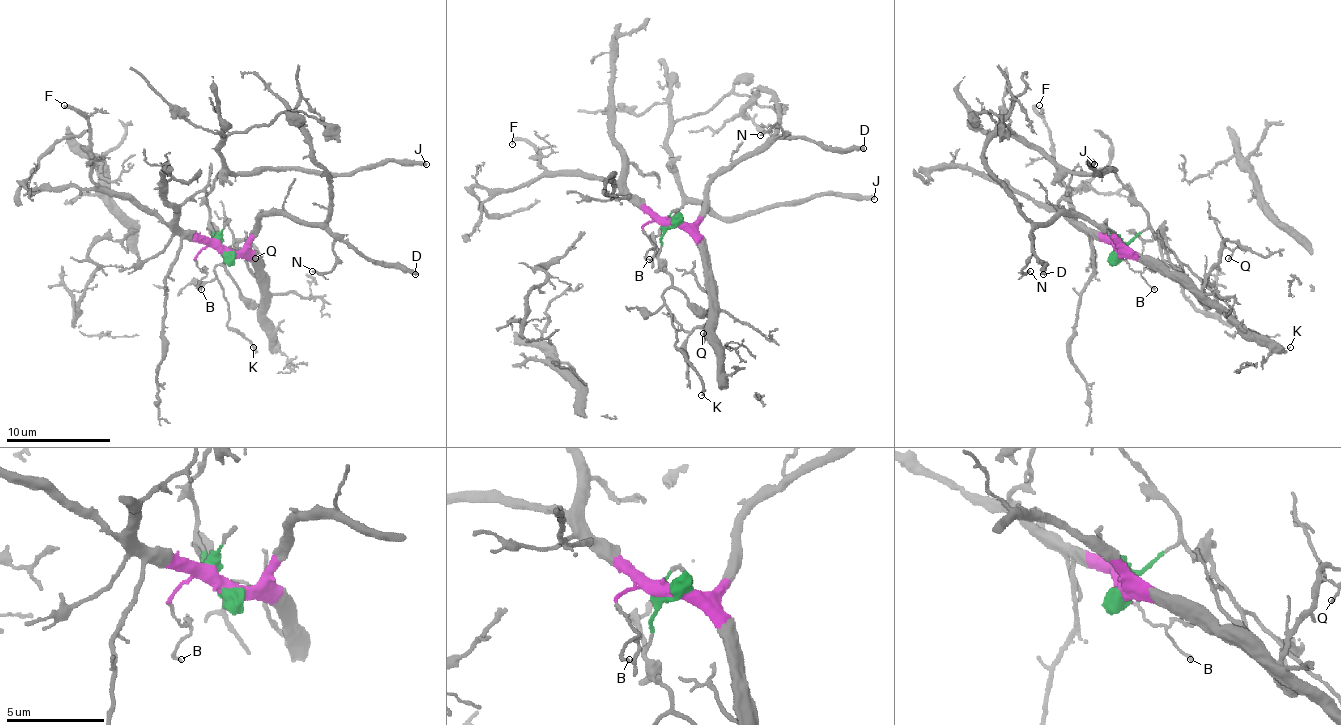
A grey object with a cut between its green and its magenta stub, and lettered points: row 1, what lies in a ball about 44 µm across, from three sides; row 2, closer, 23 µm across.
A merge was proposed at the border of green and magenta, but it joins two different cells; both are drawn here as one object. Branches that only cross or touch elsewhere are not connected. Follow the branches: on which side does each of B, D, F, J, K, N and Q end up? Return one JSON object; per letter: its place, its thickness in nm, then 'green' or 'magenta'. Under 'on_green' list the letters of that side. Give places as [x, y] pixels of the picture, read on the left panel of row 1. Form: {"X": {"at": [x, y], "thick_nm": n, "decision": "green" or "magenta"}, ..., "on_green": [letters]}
{"B": {"at": [201, 289], "thick_nm": 140, "decision": "magenta"}, "D": {"at": [415, 274], "thick_nm": 320, "decision": "magenta"}, "F": {"at": [64, 105], "thick_nm": 200, "decision": "magenta"}, "J": {"at": [426, 164], "thick_nm": 300, "decision": "green"}, "K": {"at": [253, 347], "thick_nm": 150, "decision": "green"}, "N": {"at": [312, 271], "thick_nm": 180, "decision": "magenta"}, "Q": {"at": [255, 258], "thick_nm": 90, "decision": "magenta"}, "on_green": ["J", "K"]}

